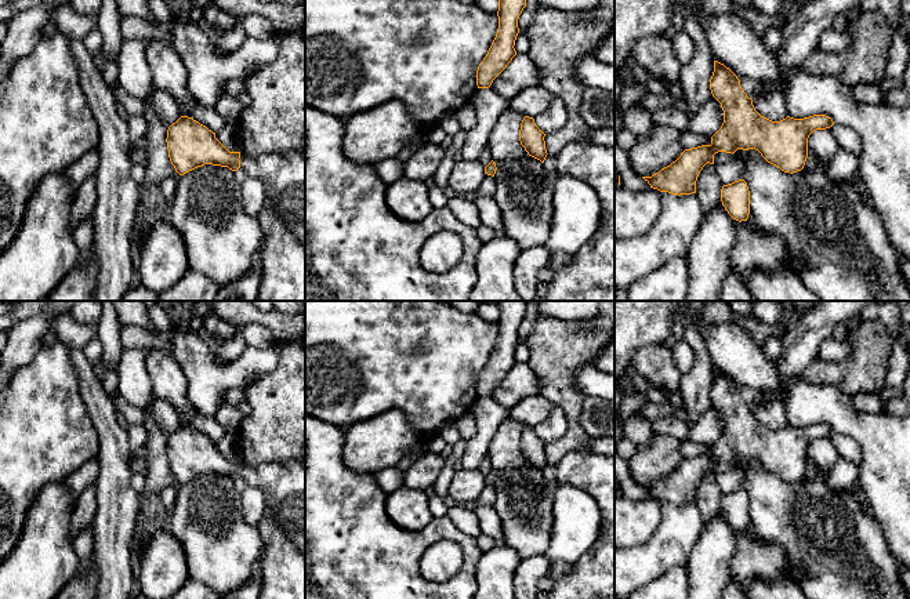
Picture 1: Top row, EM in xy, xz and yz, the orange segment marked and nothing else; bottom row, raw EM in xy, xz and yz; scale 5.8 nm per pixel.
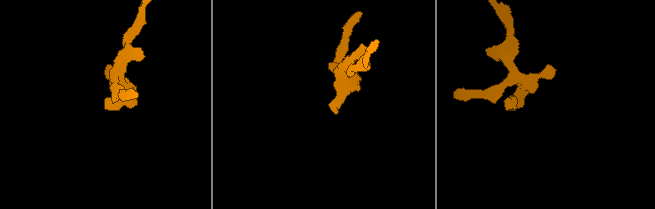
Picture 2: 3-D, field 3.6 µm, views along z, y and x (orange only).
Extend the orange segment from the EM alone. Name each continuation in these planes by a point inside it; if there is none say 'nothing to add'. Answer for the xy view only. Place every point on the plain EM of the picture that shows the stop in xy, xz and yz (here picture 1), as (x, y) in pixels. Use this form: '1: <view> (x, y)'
1: xy (282, 527)

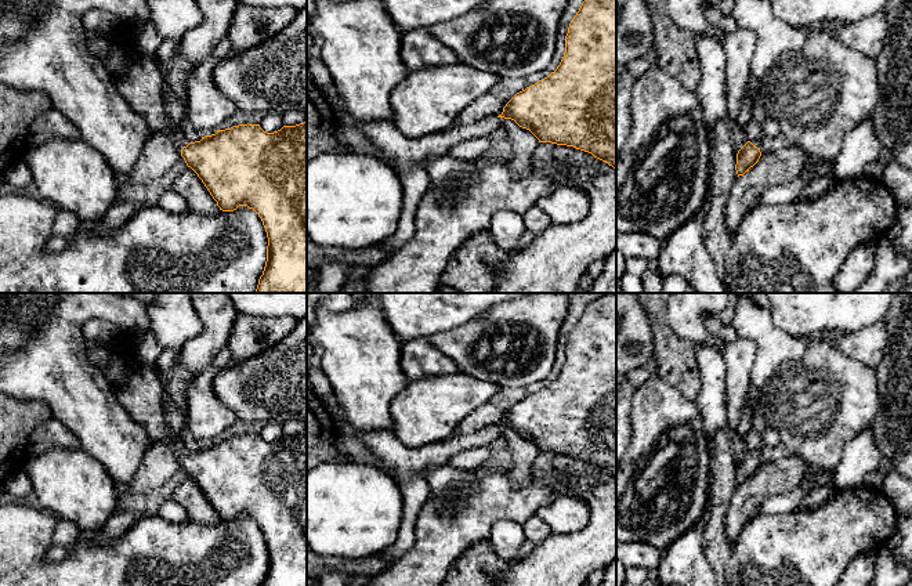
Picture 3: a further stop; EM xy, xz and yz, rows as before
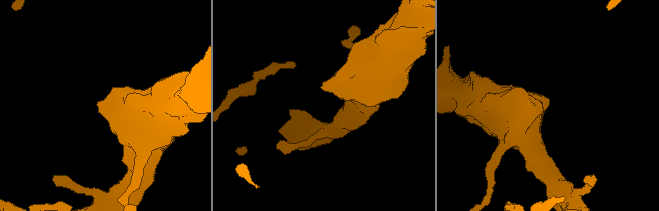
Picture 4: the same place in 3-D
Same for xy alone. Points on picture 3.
1: xy (143, 397)

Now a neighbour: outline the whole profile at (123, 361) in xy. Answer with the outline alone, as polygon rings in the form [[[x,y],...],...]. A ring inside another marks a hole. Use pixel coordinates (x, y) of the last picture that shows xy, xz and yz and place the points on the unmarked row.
[[[119,333],[117,339],[112,343],[111,361],[101,369],[115,391],[124,387],[134,370],[140,368],[135,355],[137,337]]]

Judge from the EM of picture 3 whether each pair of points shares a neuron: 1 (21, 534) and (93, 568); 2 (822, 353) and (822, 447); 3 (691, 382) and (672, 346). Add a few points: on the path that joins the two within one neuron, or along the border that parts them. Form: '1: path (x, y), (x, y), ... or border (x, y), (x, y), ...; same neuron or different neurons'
1: path (28, 556), (42, 570), (71, 570); same neuron
2: path (840, 376), (847, 383), (835, 423); same neuron
3: path (683, 373), (676, 365), (673, 354); same neuron

